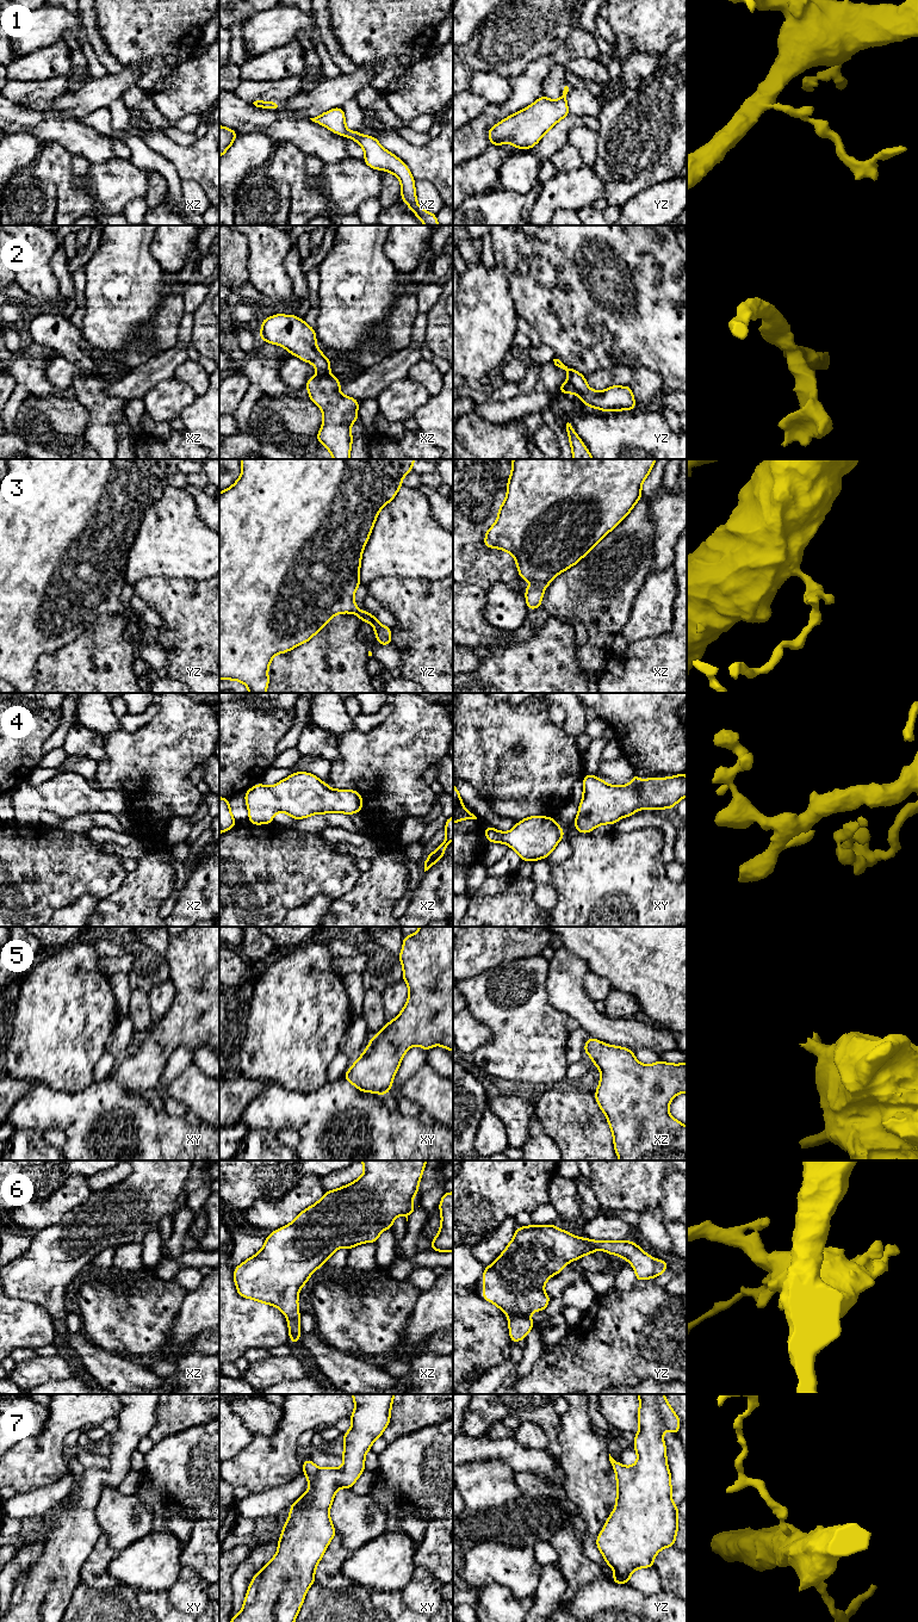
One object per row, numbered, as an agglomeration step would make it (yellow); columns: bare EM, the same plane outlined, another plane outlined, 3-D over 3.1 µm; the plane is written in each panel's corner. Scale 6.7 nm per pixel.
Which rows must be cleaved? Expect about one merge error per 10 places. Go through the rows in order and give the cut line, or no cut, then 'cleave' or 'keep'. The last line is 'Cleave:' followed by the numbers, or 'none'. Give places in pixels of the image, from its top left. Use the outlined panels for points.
1: no cut; keep
2: no cut; keep
3: no cut; keep
4: no cut; keep
5: no cut; keep
6: no cut; keep
7: no cut; keep
Cleave: none

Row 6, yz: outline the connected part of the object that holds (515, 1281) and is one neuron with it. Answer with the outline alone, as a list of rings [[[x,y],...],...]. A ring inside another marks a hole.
[[[553,1224],[517,1227],[511,1242],[491,1265],[485,1267],[482,1275],[483,1299],[495,1304],[502,1312],[508,1314],[507,1320],[511,1343],[526,1339],[526,1336],[535,1325],[528,1315],[532,1312],[545,1311],[547,1307],[551,1298],[544,1292],[544,1286],[548,1279],[559,1274],[570,1262],[584,1255],[593,1255],[595,1250],[618,1255],[620,1258],[628,1261],[635,1271],[637,1281],[656,1279],[668,1269],[668,1262],[652,1258],[634,1242],[601,1242],[579,1238],[556,1227]]]

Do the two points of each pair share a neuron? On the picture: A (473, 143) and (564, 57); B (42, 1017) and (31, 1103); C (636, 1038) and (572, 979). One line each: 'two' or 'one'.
A: one
B: two
C: one

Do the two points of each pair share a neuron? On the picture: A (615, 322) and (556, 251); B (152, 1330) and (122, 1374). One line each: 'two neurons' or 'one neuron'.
A: one neuron
B: two neurons

